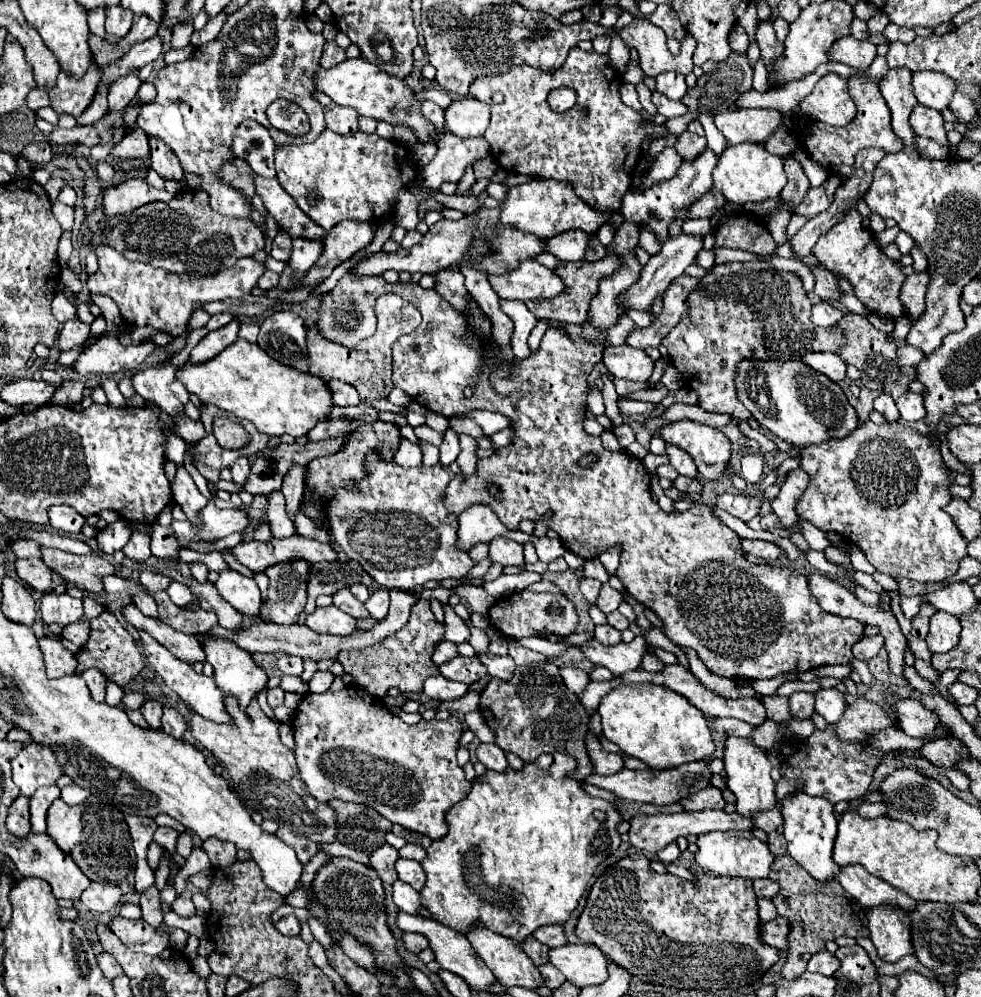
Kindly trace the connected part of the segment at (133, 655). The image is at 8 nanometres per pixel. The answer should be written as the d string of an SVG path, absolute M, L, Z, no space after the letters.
M105 610L103 614L99 614L97 618L91 620L91 636L89 636L89 642L81 648L81 652L77 654L77 660L79 660L79 668L77 668L77 674L81 674L85 668L99 668L109 680L117 682L119 686L125 686L129 680L133 680L141 668L143 668L143 660L141 660L141 654L135 646L135 640L133 636L119 624L119 620L109 612Z

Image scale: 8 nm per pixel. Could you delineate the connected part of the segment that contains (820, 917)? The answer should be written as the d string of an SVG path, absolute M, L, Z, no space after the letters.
M791 862L779 870L779 894L773 898L777 914L789 922L787 934L787 958L781 974L785 978L795 978L805 972L805 962L815 954L825 950L825 942L837 940L841 936L851 938L869 938L865 910L835 882L835 880L813 880L801 864Z

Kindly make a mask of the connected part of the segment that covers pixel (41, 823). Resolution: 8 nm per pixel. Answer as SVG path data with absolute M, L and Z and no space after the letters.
M57 786L39 788L31 796L31 826L33 826L33 832L45 832L45 828L47 828L45 814L47 814L47 808L51 806L51 802L55 798L59 798L59 788Z

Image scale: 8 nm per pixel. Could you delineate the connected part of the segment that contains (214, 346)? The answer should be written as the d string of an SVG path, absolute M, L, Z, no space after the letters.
M231 320L227 326L209 332L193 350L189 360L193 360L195 364L199 360L209 360L213 356L217 356L217 352L225 350L229 344L233 344L237 340L237 332L239 332L239 320Z

